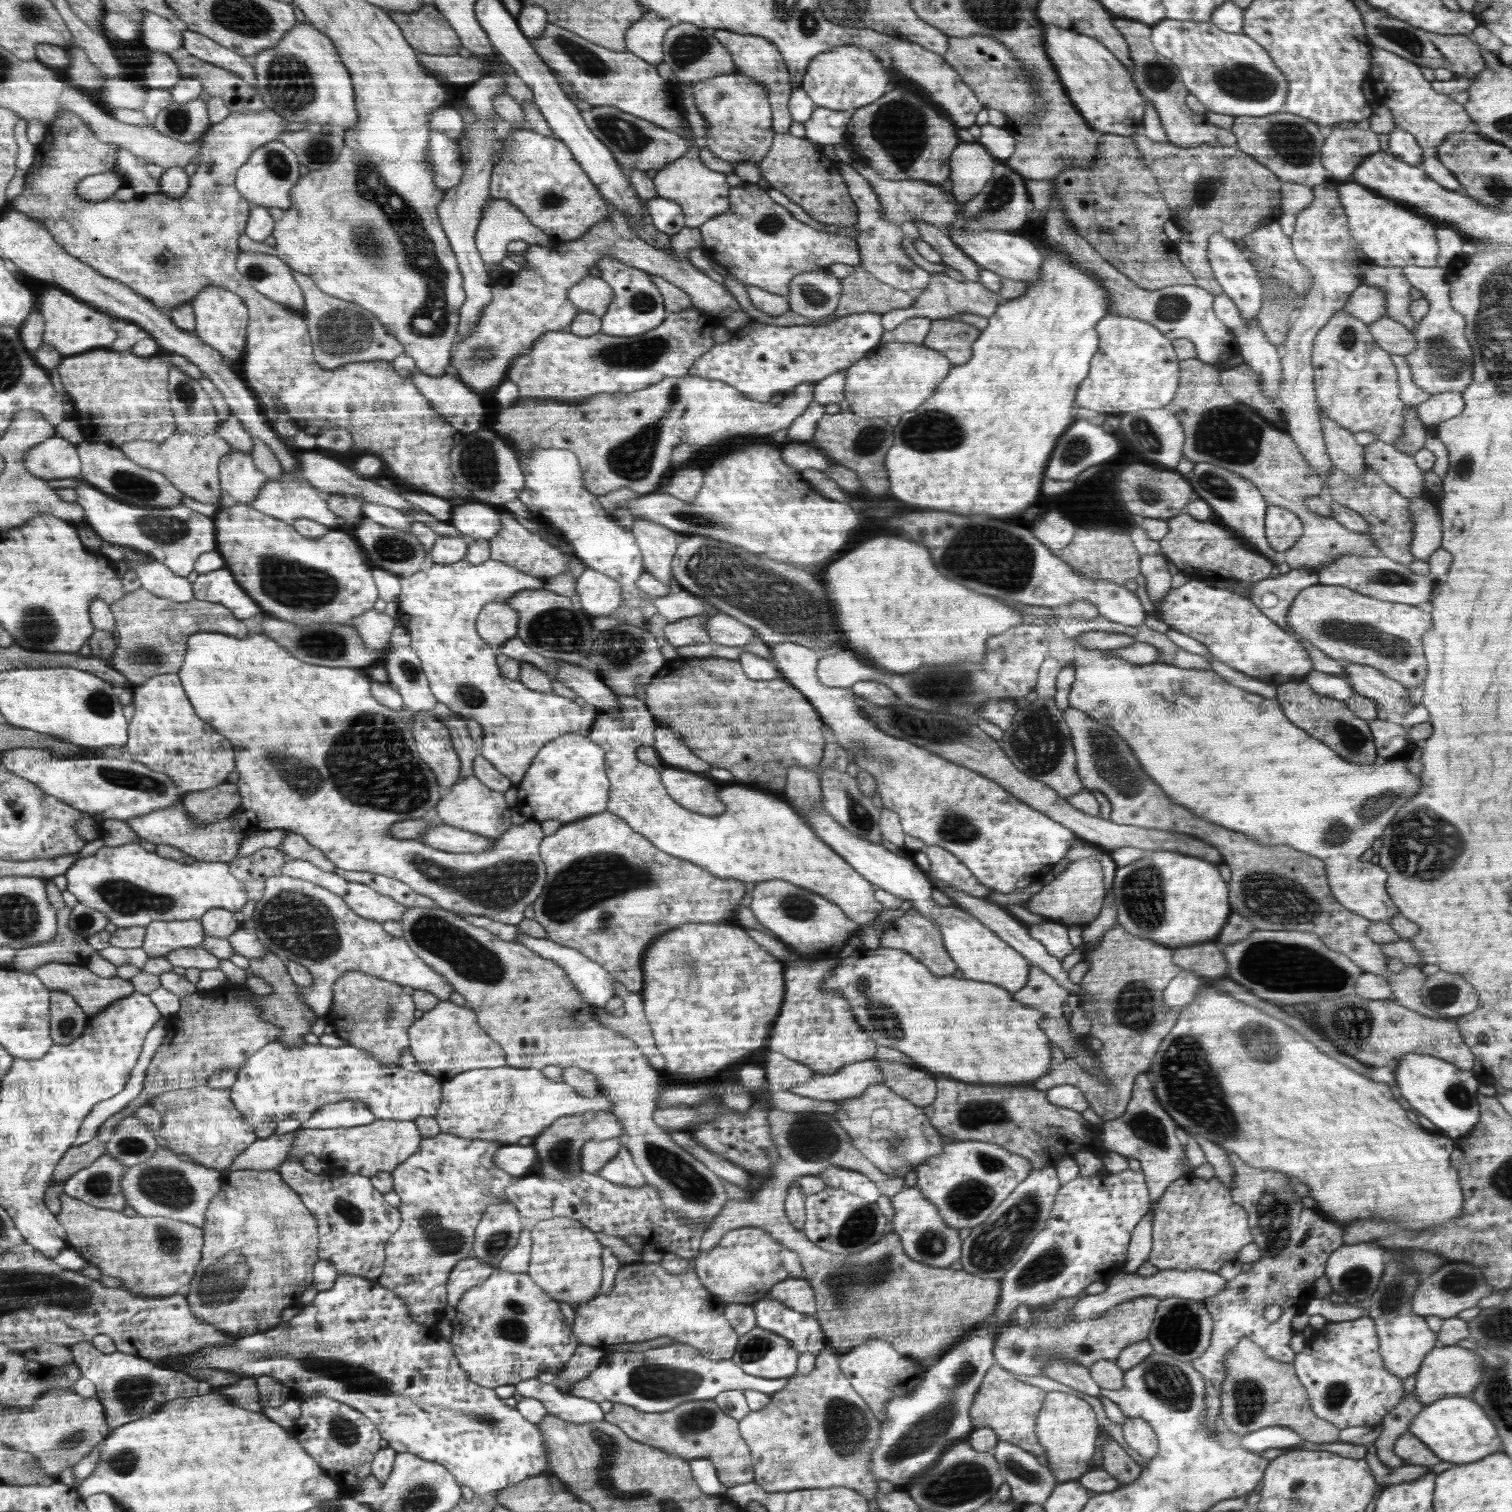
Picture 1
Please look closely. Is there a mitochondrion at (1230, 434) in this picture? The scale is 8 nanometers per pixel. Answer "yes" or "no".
yes

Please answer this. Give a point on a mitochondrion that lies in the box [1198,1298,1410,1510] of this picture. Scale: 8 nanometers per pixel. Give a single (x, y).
(1249, 1398)

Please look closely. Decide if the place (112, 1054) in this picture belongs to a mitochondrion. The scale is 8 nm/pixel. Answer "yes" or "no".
no

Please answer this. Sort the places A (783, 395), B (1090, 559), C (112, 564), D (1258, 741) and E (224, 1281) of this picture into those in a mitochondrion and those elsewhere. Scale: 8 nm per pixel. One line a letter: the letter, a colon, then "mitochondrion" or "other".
A: other
B: mitochondrion
C: other
D: other
E: mitochondrion

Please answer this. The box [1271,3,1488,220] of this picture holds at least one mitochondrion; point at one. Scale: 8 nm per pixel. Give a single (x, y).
(1408, 40)

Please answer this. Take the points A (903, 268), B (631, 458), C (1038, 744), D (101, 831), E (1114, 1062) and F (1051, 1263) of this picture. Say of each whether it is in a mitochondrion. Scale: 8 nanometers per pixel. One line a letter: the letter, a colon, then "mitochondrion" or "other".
A: mitochondrion
B: mitochondrion
C: mitochondrion
D: other
E: other
F: mitochondrion

